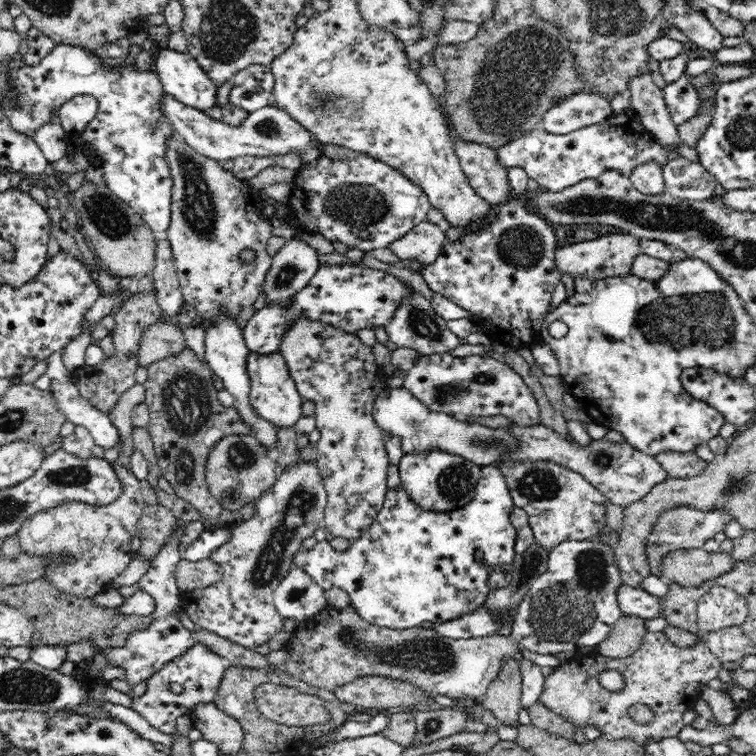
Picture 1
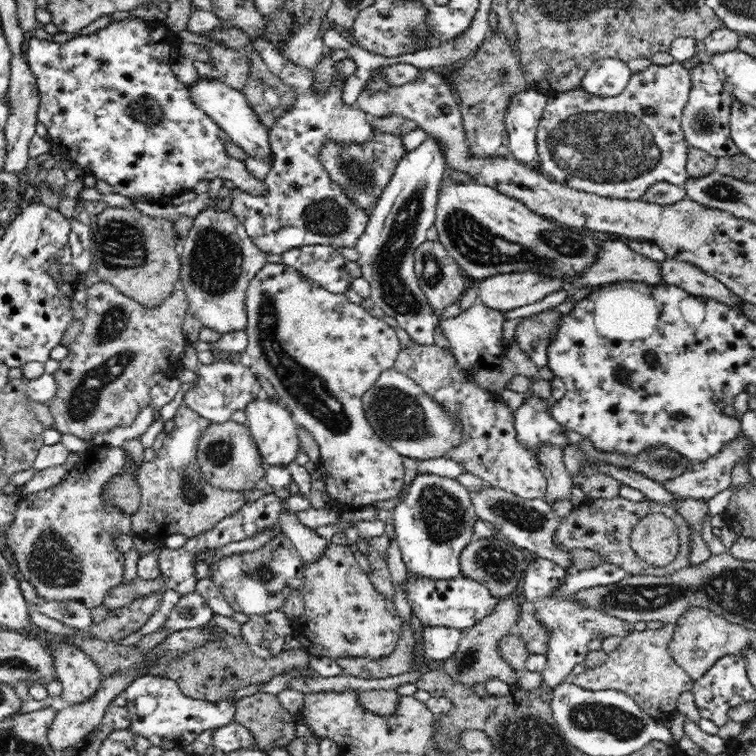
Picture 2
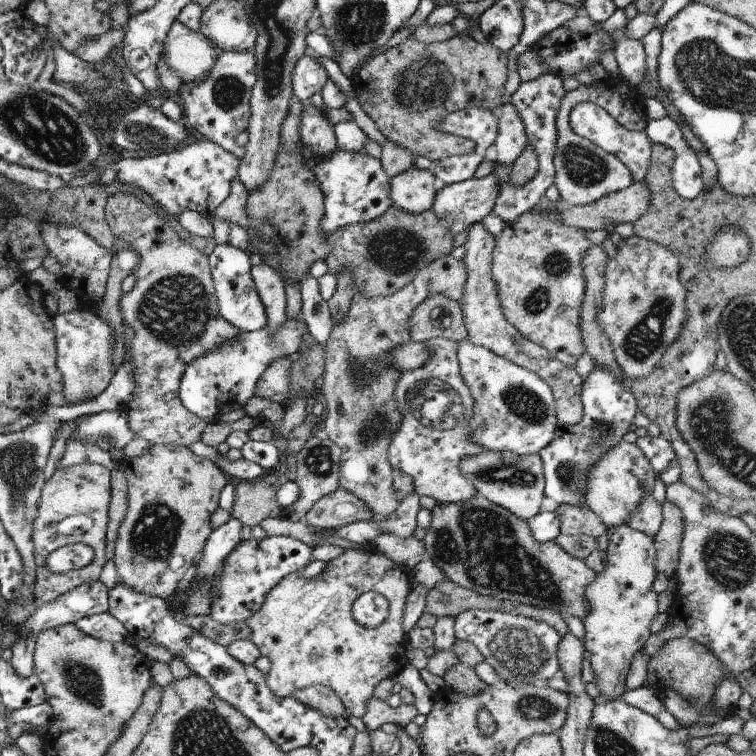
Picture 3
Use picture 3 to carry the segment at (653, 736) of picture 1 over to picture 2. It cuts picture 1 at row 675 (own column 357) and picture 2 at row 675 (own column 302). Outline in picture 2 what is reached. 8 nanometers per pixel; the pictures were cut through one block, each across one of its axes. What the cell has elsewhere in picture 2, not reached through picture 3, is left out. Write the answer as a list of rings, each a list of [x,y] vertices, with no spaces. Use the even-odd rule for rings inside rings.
[[[666,623],[661,630],[646,629],[633,631],[623,637],[620,646],[607,655],[606,662],[594,668],[587,668],[578,675],[568,676],[568,682],[597,692],[598,690],[618,690],[632,698],[648,716],[663,721],[677,712],[678,698],[684,692],[693,690],[694,680],[674,661],[668,644],[672,641],[676,626]]]

